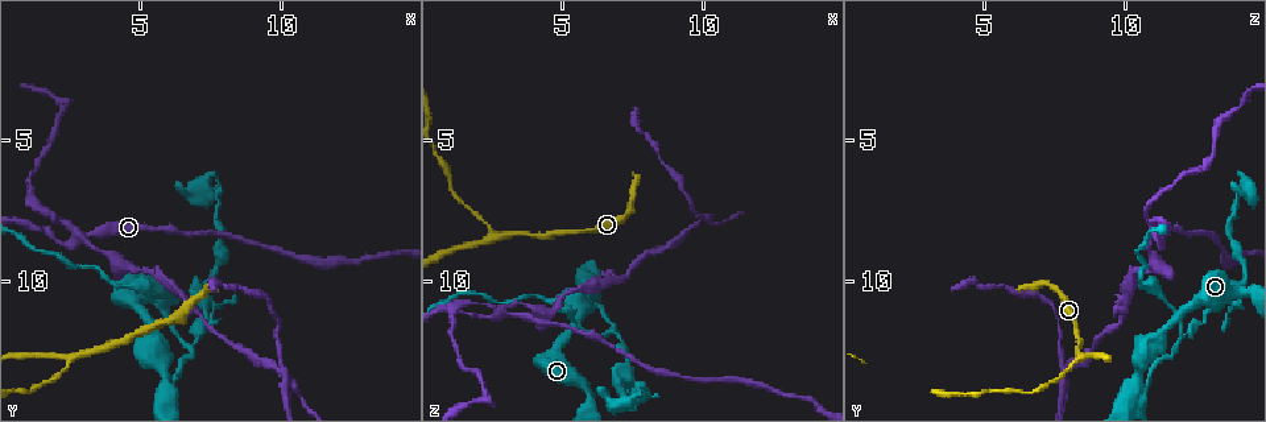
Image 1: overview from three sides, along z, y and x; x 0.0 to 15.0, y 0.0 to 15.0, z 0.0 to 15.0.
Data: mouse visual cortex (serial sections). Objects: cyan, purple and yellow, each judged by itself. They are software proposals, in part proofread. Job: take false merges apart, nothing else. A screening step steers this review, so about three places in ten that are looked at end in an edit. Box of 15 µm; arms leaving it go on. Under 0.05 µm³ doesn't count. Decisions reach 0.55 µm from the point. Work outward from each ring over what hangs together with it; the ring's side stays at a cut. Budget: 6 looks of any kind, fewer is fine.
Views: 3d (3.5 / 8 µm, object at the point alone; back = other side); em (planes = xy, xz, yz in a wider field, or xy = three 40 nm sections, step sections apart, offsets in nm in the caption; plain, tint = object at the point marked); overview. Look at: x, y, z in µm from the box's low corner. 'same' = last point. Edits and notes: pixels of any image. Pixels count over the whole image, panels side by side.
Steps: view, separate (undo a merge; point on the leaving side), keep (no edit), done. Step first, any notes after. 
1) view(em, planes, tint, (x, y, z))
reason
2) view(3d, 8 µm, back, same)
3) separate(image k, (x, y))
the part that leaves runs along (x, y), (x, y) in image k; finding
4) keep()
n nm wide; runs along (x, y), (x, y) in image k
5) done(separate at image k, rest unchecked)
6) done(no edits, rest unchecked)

view(3d, 3.5 µm, (5.9, 13.6, 10.4))
abrupt turn

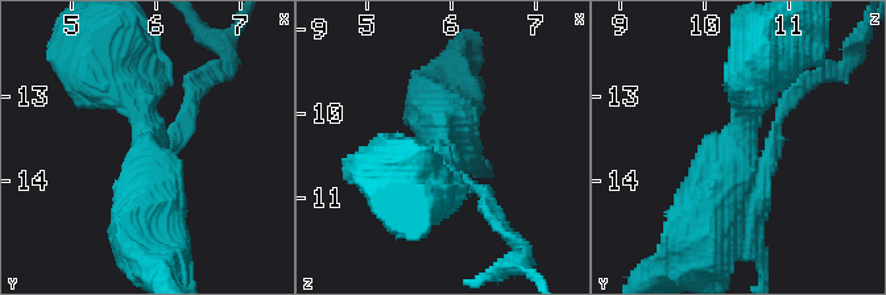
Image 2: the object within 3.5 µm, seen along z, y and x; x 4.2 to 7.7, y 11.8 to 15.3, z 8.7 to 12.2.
view(em, xy, step 1, tint, (5.90, 13.70, 10.40))
need the tissue

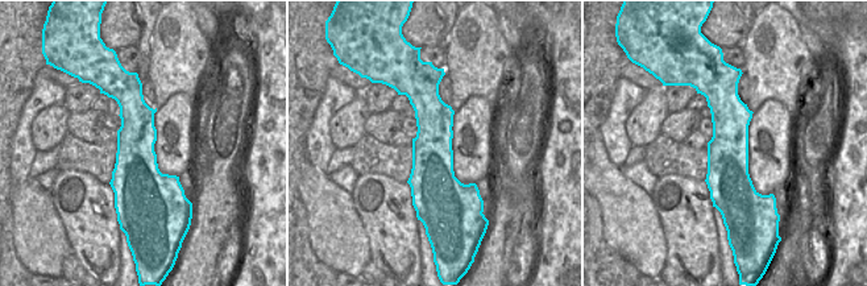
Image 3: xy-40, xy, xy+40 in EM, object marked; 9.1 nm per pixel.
separate(image 2, (187, 121))
the part that leaves runs along (760, 167), (787, 103), (820, 75) in image 2; a second cell is stuck on

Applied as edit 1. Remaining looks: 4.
view(overview)
see it whole again

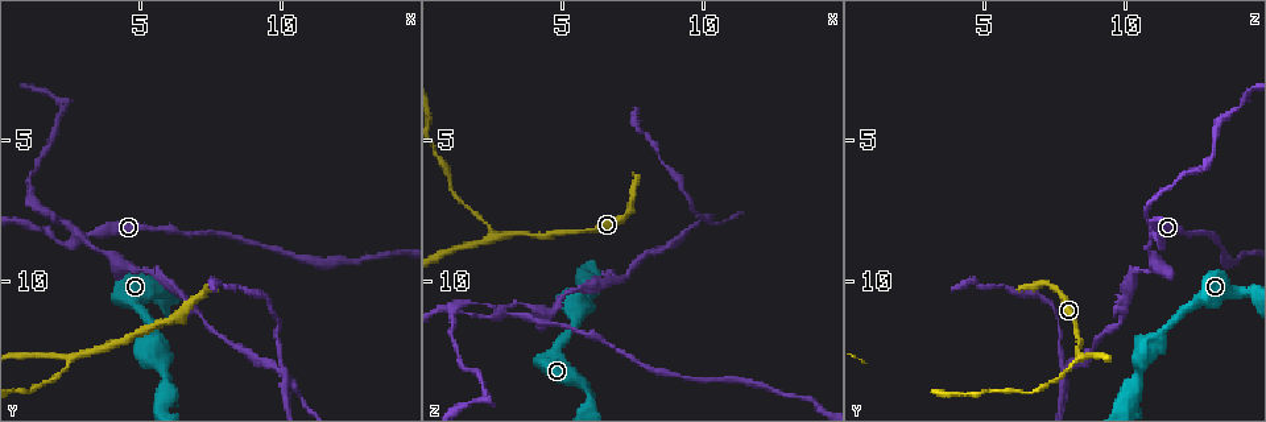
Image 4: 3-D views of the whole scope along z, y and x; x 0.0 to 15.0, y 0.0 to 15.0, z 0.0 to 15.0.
view(3d, 3.5 µm, (2.6, 12.6, 8.5))
two arms in line, one across

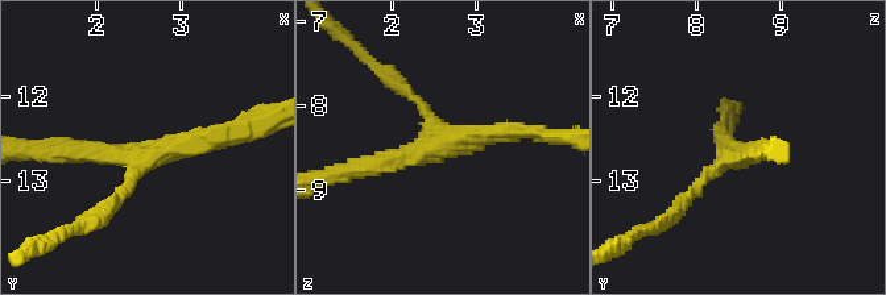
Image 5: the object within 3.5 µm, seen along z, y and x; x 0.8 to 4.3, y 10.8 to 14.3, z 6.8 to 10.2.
view(em, xy, step 5, tint, (2.60, 12.70, 8.40))
3 arms; arms of 150, 250, 250 nm

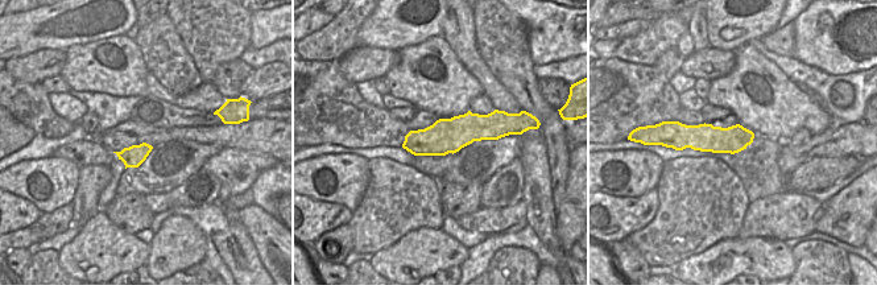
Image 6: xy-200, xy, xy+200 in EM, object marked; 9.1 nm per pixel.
view(em, xy, step 2, tint, same)

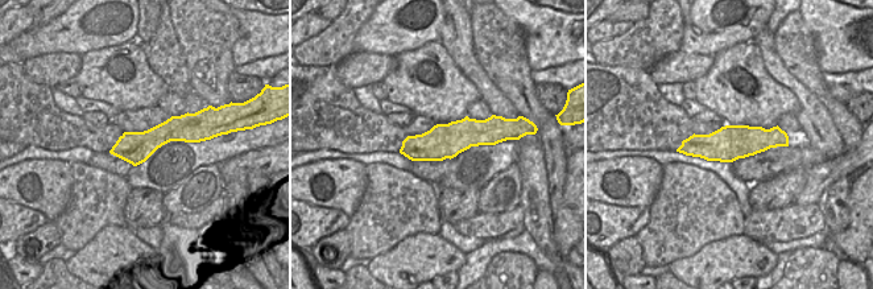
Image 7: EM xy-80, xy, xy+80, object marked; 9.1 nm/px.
keep()
runs along (785, 139), (743, 140), (682, 149) in image 7; continuous, no second cell

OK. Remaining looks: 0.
done(separate at image 2, rest unchecked)

